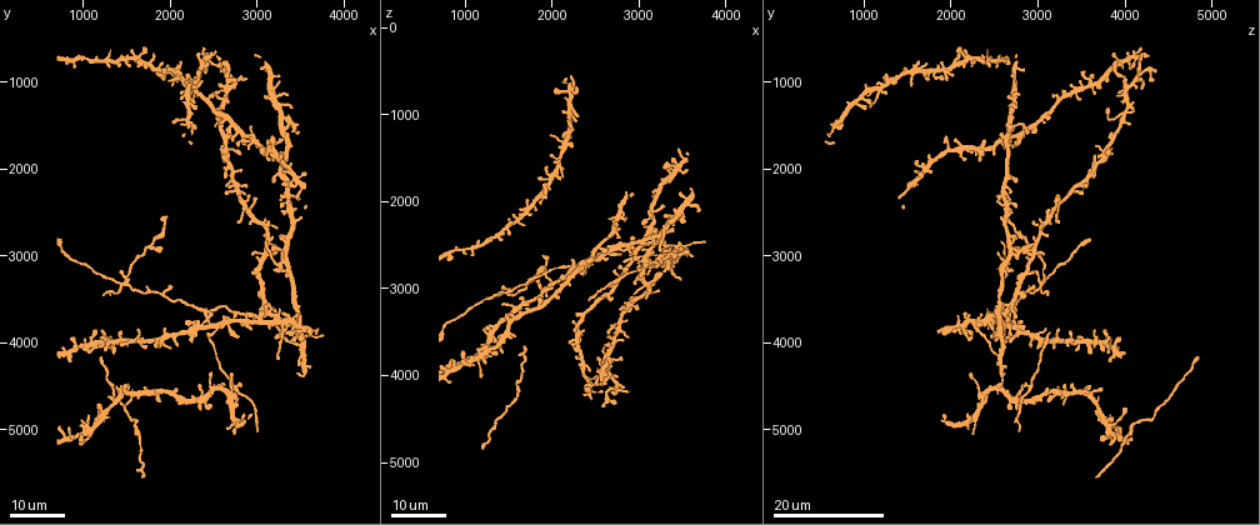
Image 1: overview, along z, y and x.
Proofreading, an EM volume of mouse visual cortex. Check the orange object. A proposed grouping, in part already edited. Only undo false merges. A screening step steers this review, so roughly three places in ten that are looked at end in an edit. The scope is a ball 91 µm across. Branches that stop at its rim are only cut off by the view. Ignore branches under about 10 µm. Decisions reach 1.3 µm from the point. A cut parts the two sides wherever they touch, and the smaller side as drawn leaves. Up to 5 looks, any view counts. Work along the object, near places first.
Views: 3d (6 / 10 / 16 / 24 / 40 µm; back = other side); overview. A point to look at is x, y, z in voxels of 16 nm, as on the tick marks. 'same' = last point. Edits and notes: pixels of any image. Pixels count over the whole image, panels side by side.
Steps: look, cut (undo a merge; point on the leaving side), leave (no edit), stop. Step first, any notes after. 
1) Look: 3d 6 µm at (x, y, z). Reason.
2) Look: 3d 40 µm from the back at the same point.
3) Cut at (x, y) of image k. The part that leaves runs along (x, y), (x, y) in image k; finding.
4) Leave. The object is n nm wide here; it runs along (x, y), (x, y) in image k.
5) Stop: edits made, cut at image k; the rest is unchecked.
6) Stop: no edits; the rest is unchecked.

Look: 3d 24 µm at (1850, 3400, 2850). Three arms meet.

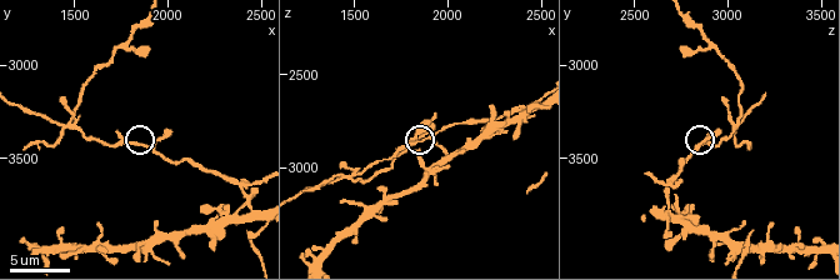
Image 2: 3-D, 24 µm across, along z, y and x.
Look: 3d 10 µm at (1880, 3420, 2840).

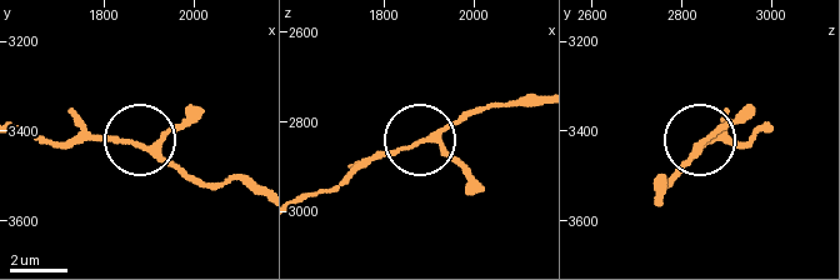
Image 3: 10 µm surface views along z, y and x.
Leave. The object is 140 nm wide here; it runs along (533, 95), (468, 113), (355, 165) in image 3; continuous, no second neuron.

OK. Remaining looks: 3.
Look: 3d 10 µm at (2440, 3620, 2660). Four or more arms meet.

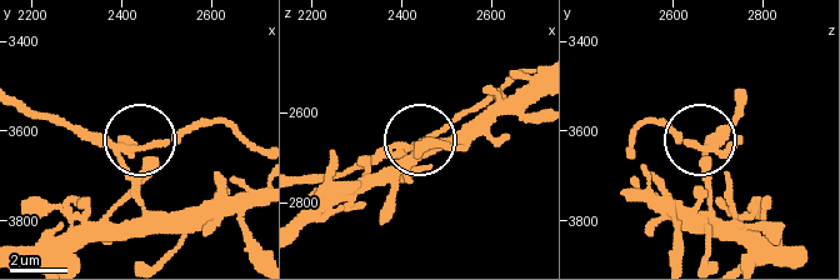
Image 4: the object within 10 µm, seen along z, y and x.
Look: 3d 10 µm from the back at (2435, 3635, 2665).

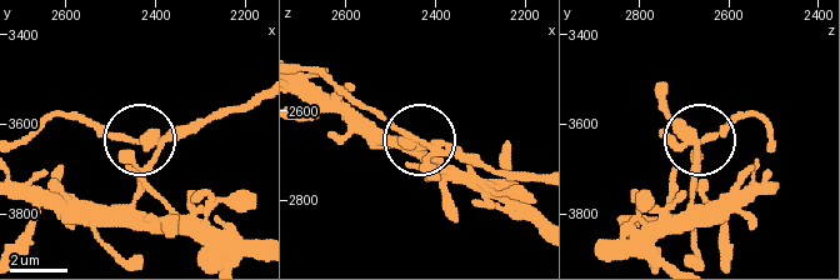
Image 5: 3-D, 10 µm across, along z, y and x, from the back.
Leave. The object is 230 nm wide here; it runs along (24, 143), (60, 116), (118, 138), (168, 138), (209, 124) in image 5; all the same neuron.

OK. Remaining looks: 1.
Look: 3d 6 µm at (1480, 3300, 3060). Four or more arms meet.

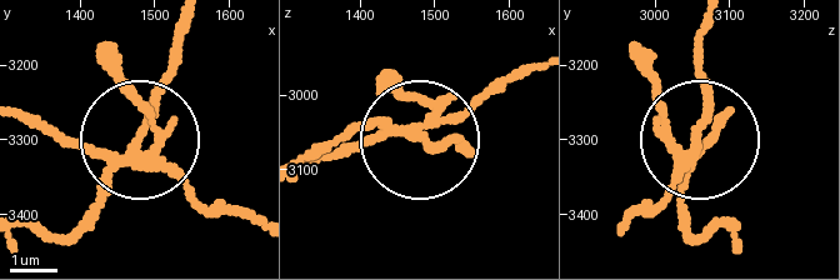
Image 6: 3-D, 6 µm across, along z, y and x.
Cut at (438, 150) of image 6. The side arm is 18 µm long; the part that leaves runs along (405, 129), (460, 149) in image 6; two neurons meet here.

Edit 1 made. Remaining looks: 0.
Stop: edits made, cut at image 6; the rest is unchecked.

